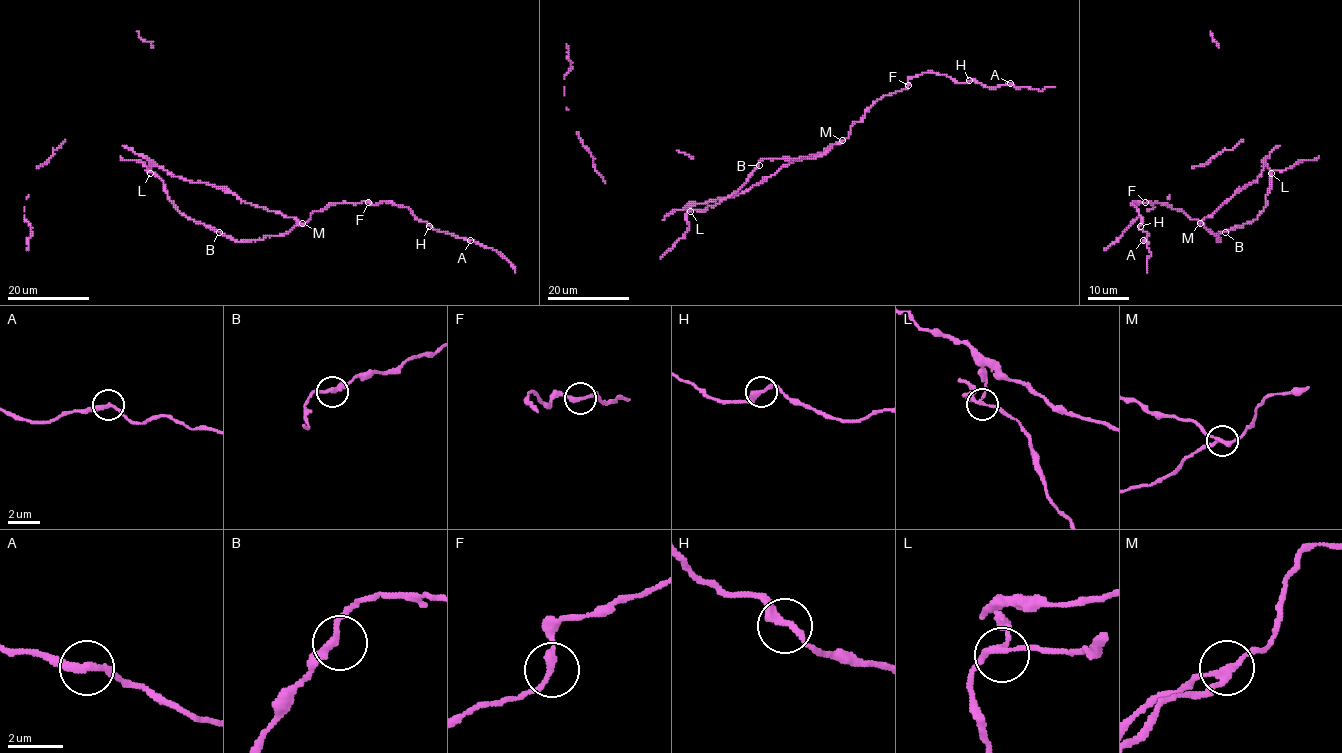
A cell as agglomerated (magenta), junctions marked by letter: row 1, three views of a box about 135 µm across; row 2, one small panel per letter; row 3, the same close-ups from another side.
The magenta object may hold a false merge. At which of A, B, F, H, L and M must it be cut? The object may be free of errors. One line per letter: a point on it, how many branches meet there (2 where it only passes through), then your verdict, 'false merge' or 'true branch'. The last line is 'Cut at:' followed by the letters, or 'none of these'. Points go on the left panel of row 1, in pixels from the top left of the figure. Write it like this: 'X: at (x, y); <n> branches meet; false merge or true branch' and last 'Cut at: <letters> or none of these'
A: at (470, 240); 2 branches meet; true branch
B: at (219, 232); 2 branches meet; true branch
F: at (368, 202); 2 branches meet; true branch
H: at (429, 226); 2 branches meet; true branch
L: at (150, 173); 3 branches meet; true branch
M: at (302, 223); 3 branches meet; false merge
Cut at: M

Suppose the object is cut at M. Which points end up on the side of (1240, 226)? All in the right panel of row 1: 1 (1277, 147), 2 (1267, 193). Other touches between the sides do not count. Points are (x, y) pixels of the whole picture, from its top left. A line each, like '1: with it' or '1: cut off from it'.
1: cut off from it
2: with it

